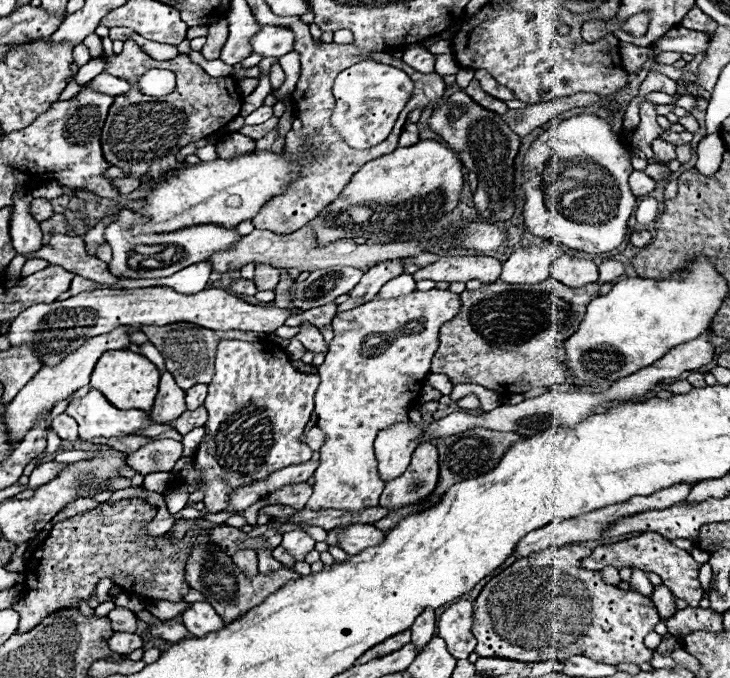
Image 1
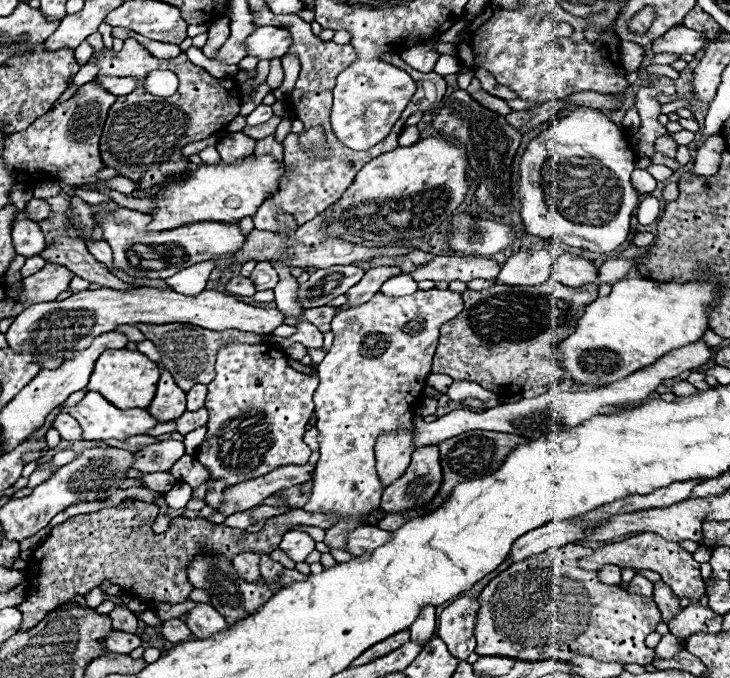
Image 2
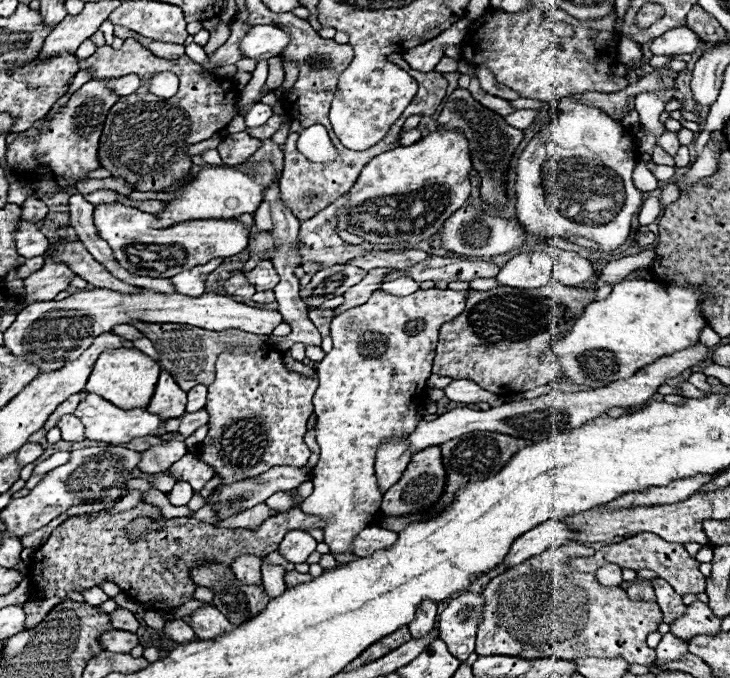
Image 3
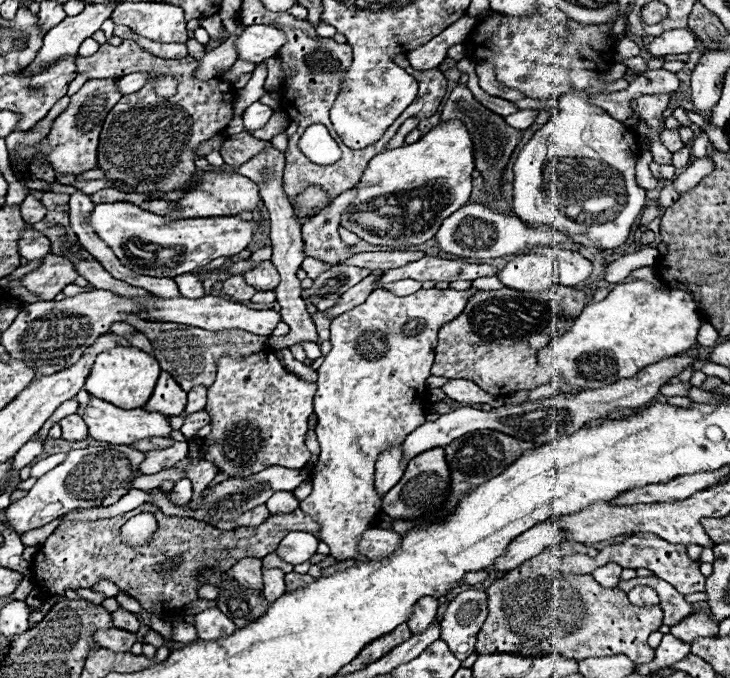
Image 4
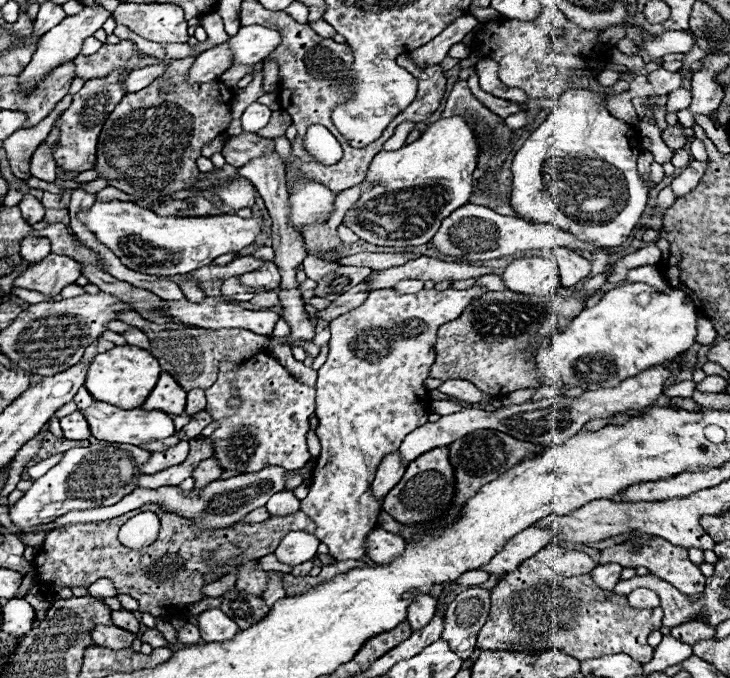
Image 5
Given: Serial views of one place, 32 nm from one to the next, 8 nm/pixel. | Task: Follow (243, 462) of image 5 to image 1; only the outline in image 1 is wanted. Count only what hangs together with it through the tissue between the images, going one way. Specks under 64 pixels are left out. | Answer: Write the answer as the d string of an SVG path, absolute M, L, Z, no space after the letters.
M224 340L218 344L216 352L216 376L208 384L208 398L206 398L206 410L208 410L208 422L206 422L206 436L200 442L194 462L202 468L204 476L202 482L196 486L188 486L184 480L176 480L176 488L188 488L188 492L194 492L198 488L204 490L204 504L206 508L216 514L224 510L228 492L232 492L236 486L262 480L268 474L290 466L308 462L312 456L312 450L300 442L300 436L304 434L304 426L308 424L312 410L314 410L314 394L320 384L320 378L316 374L302 374L296 368L290 366L290 358L284 350L268 344L268 342L240 342L240 340Z

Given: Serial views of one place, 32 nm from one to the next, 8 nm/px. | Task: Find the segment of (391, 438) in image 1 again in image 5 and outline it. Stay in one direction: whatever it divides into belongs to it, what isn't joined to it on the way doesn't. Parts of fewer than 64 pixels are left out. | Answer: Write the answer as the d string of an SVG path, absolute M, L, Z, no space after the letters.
M398 452L388 454L376 472L376 480L372 482L372 494L378 498L378 502L382 502L386 498L386 494L396 486L396 482L400 482L400 478L404 476L406 464L400 460Z

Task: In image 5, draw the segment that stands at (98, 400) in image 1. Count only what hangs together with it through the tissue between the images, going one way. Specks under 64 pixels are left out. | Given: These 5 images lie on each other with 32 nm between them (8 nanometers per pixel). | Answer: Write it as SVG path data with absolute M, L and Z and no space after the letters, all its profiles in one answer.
M94 400L94 404L90 408L82 410L82 414L86 416L86 420L92 428L92 436L98 438L98 440L106 440L106 442L136 444L138 446L138 444L144 444L144 442L156 442L156 440L170 438L176 432L172 416L162 412L162 410L140 410L140 408L122 410L122 408L106 404L106 402Z

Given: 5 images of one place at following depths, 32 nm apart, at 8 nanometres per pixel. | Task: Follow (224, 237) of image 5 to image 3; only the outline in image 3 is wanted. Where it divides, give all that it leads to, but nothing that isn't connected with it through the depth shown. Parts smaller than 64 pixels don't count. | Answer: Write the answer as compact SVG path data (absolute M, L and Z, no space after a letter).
M100 204L94 210L94 226L110 248L114 250L116 260L122 268L136 276L152 278L172 278L184 270L206 264L212 258L230 258L248 246L252 228L246 228L240 220L194 220L180 222L168 228L152 228L150 224L158 222L154 214L142 212L124 204Z

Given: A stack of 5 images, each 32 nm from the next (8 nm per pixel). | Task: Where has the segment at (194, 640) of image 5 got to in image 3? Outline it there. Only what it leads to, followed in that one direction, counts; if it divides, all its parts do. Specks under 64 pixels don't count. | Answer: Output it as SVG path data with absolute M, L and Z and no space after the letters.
M170 620L170 622L166 622L166 634L168 634L170 640L180 642L180 644L196 640L196 634L194 634L192 626L188 622L184 622L184 620Z

